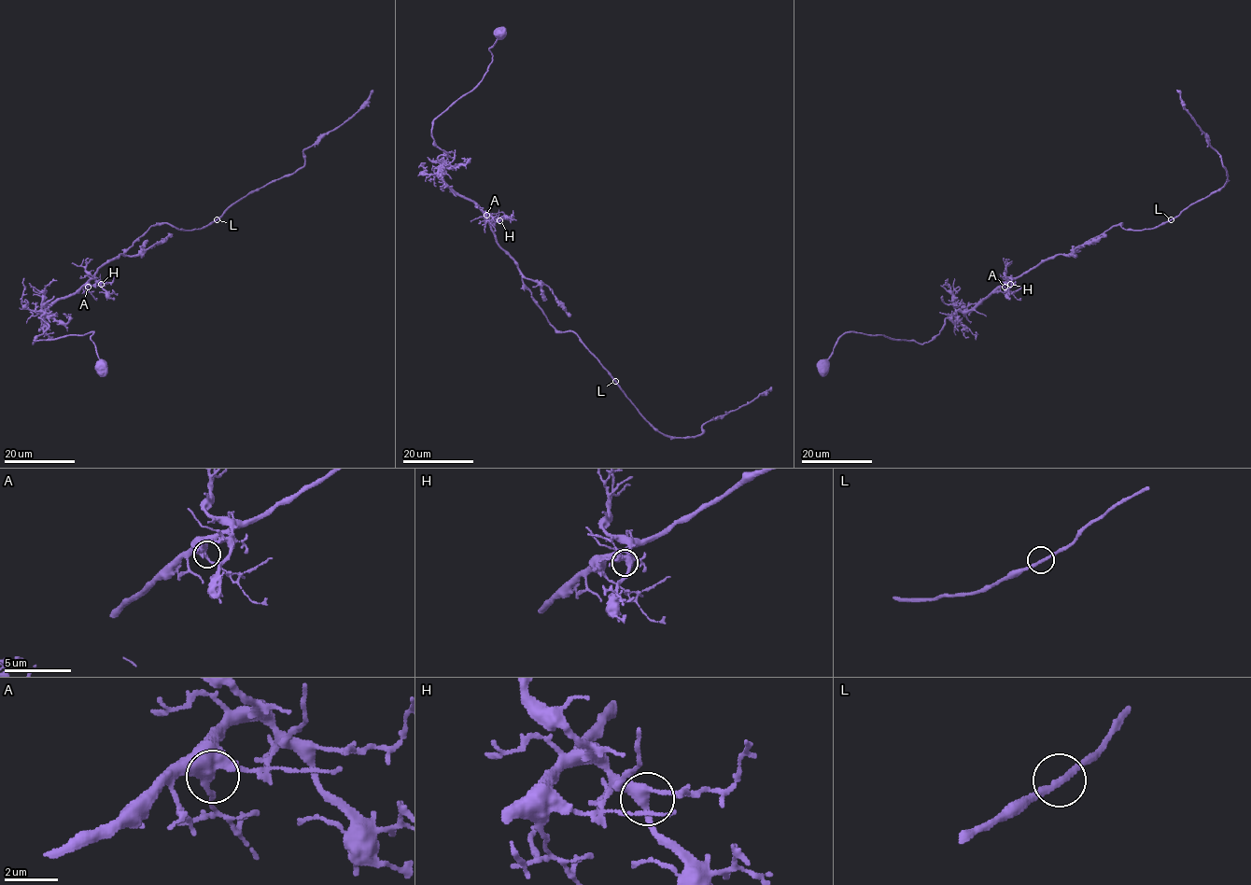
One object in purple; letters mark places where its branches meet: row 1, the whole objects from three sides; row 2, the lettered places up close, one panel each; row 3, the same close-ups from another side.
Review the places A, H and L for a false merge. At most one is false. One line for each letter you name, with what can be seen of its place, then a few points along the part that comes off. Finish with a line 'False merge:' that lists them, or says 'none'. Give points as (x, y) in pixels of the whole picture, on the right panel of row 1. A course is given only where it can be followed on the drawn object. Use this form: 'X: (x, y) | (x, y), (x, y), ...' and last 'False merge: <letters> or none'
False merge: none

